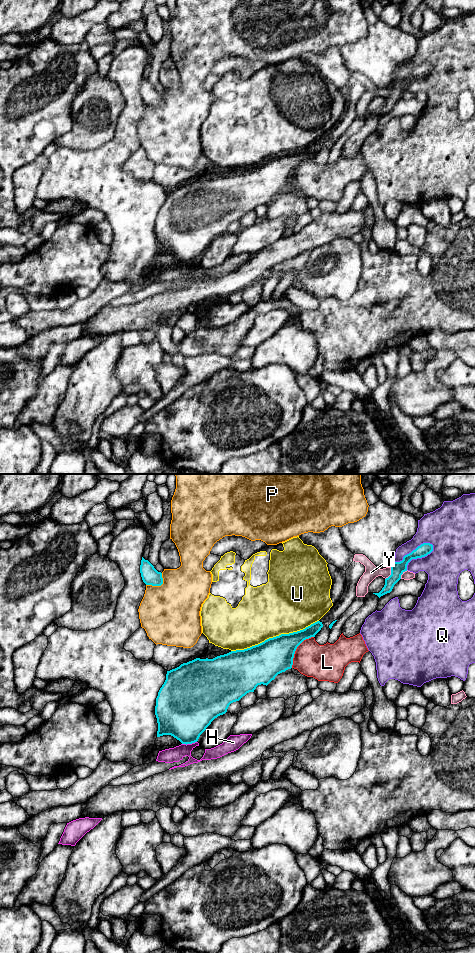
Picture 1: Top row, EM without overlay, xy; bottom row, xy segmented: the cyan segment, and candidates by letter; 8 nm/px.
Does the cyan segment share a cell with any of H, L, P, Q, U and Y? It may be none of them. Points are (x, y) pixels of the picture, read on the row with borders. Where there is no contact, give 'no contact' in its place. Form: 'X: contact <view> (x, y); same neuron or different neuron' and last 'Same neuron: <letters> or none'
H: contact xy (189, 743); different neuron
L: contact xy (296, 648); same neuron
P: contact xy (159, 585); different neuron
Q: contact xy (413, 550); different neuron
U: contact xy (274, 637); different neuron
Y: contact xy (391, 573); different neuron
Same neuron: L

